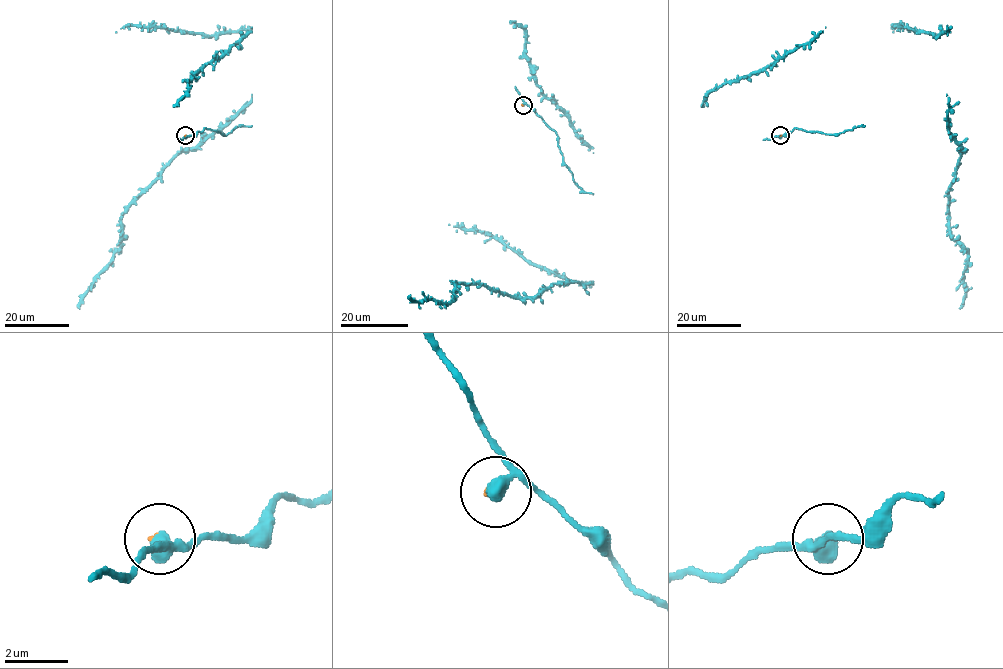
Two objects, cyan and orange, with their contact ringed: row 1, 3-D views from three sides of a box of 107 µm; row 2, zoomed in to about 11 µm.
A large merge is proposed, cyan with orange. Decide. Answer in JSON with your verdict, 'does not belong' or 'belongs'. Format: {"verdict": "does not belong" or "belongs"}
{"verdict": "does not belong"}

